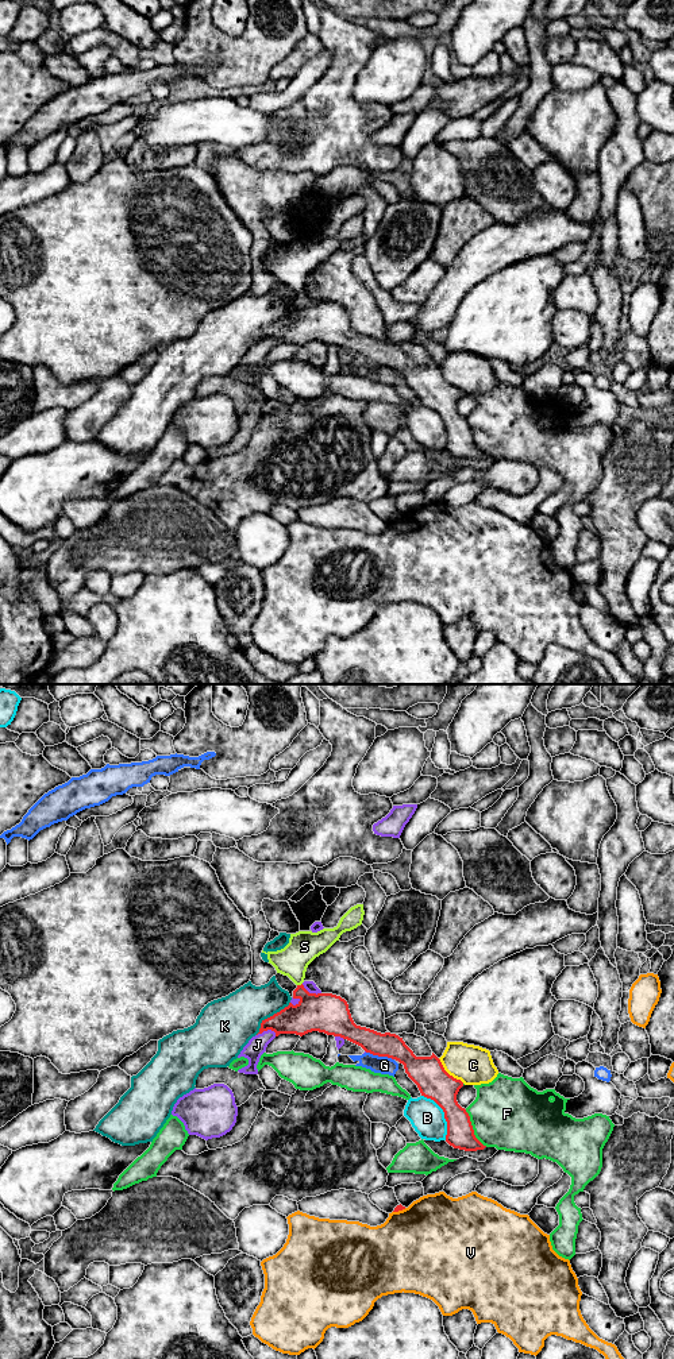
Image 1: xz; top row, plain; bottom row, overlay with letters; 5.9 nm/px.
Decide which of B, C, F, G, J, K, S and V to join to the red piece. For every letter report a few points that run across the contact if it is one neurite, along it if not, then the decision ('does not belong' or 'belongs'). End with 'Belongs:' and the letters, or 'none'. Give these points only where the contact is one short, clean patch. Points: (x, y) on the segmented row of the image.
B: line xz (422, 1095), (431, 1099), (442, 1110), (446, 1122), (446, 1139); does not belong
C: does not belong
F: does not belong
G: does not belong
J: does not belong
K: does not belong
S: line xz (301, 983), (297, 985); does not belong
V: does not belong
Belongs: none

